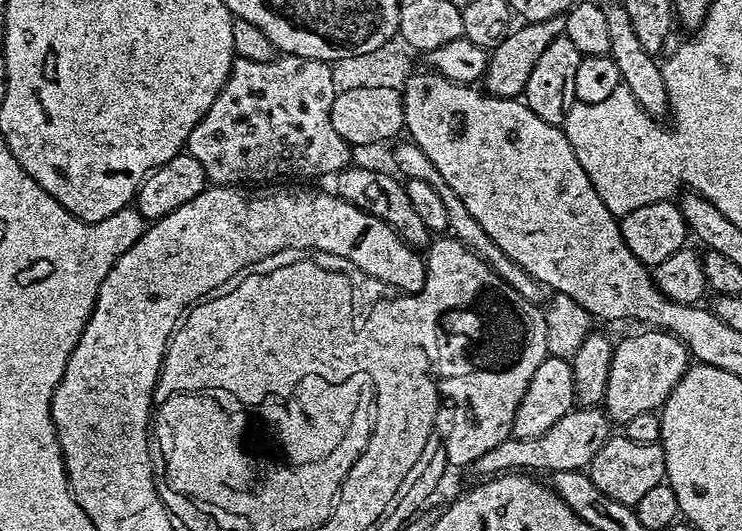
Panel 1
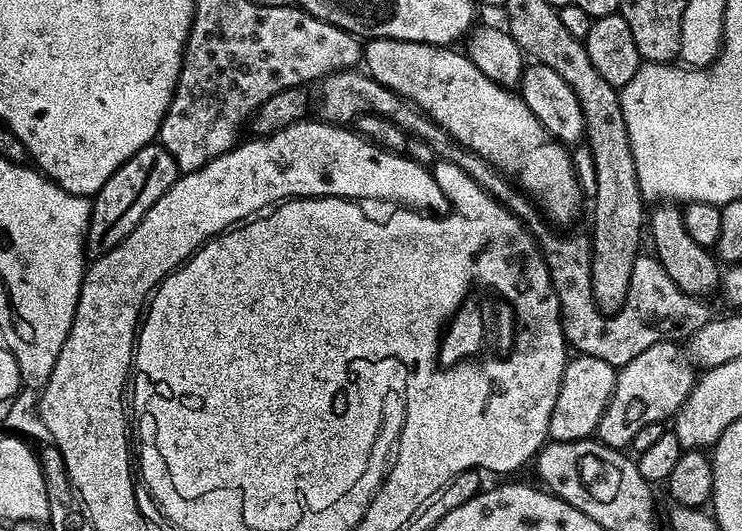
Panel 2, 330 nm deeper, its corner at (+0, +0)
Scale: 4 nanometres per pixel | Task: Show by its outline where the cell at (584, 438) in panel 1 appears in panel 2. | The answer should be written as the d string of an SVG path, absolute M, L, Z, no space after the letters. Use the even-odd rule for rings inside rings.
M675 341L655 343L654 346L638 354L637 358L624 364L623 368L617 371L615 390L612 391L607 410L603 412L596 431L597 439L601 443L612 448L627 449L642 426L663 423L674 417L683 407L695 386L696 373L694 374L692 370L694 366L691 357L685 353L683 355L679 348L680 346Z

